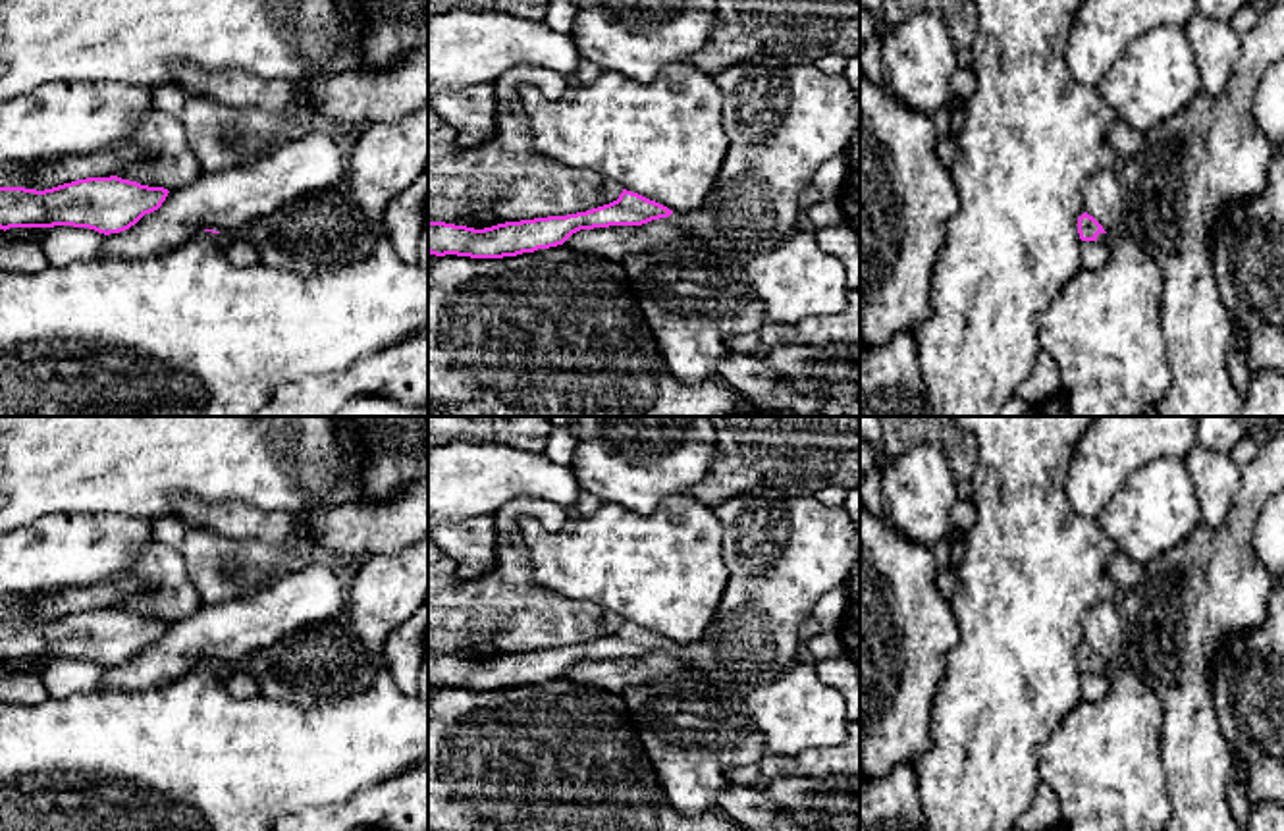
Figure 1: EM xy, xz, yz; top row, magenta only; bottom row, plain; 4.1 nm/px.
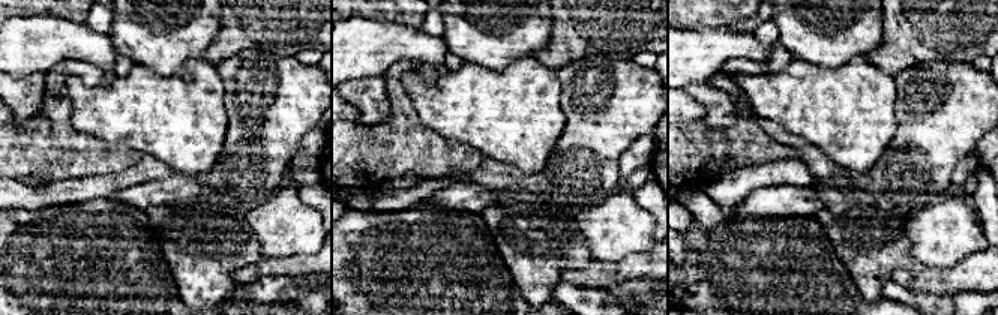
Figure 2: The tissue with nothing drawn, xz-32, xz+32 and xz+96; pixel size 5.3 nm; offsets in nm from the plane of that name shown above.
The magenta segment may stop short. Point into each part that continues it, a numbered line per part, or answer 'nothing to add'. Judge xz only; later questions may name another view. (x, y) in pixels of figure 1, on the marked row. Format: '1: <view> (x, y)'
1: xz (783, 122)

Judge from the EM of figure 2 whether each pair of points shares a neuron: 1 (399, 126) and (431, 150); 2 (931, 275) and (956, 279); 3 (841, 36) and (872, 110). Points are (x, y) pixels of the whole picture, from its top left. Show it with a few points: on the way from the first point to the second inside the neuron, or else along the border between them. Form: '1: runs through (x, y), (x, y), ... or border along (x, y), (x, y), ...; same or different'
1: runs through (407, 134), (423, 150); same
2: runs through (937, 279), (950, 279); same
3: border along (863, 54), (856, 54), (835, 68), (815, 66); different

